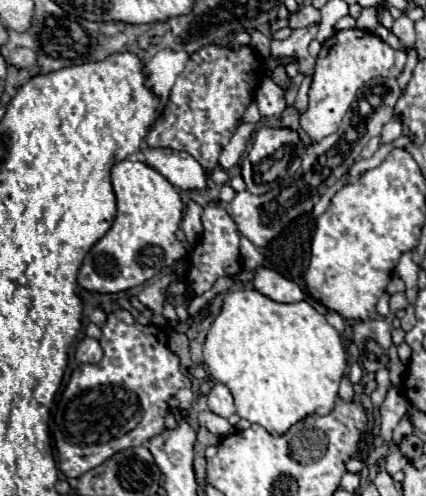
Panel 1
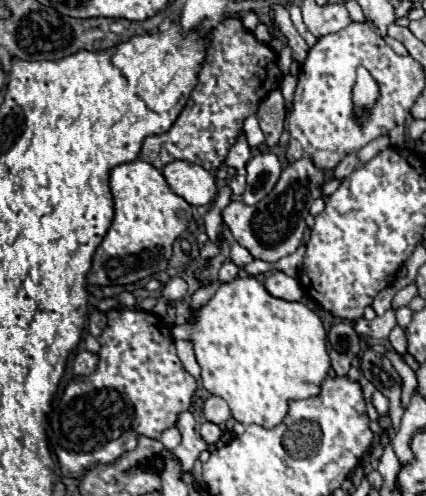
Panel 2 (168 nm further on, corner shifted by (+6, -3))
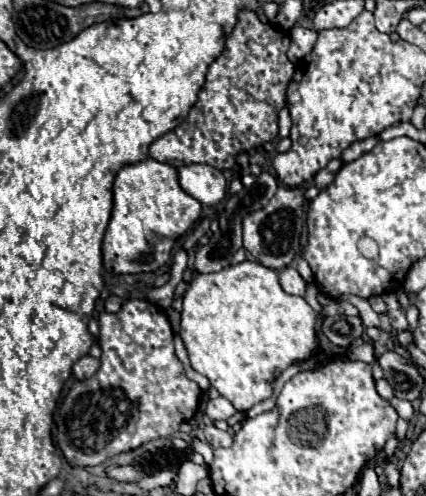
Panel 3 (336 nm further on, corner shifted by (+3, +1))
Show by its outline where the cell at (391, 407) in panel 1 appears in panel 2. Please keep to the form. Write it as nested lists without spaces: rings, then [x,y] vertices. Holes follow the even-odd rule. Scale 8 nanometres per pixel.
[[[374,391],[374,395],[372,395],[372,403],[374,403],[374,407],[376,407],[376,411],[378,411],[378,415],[380,417],[384,417],[384,415],[388,415],[388,399],[380,393],[380,391]]]

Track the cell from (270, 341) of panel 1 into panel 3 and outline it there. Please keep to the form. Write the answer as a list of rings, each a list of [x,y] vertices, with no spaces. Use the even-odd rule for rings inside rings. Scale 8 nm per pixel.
[[[243,261],[227,265],[217,273],[199,273],[191,279],[189,289],[183,295],[179,335],[189,353],[191,367],[205,375],[211,381],[211,387],[229,399],[237,411],[249,411],[259,401],[271,397],[271,383],[275,377],[279,377],[295,361],[309,357],[309,353],[317,347],[315,317],[315,311],[303,297],[289,295],[281,289],[275,269],[263,267],[257,261]]]

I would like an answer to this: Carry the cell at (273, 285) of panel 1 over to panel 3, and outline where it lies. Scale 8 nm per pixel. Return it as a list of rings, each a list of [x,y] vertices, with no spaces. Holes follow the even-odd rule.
[[[289,265],[289,267],[279,271],[279,283],[281,283],[283,291],[289,293],[289,295],[301,295],[301,297],[305,295],[307,283],[305,283],[305,279],[299,275],[299,271],[293,265]]]

